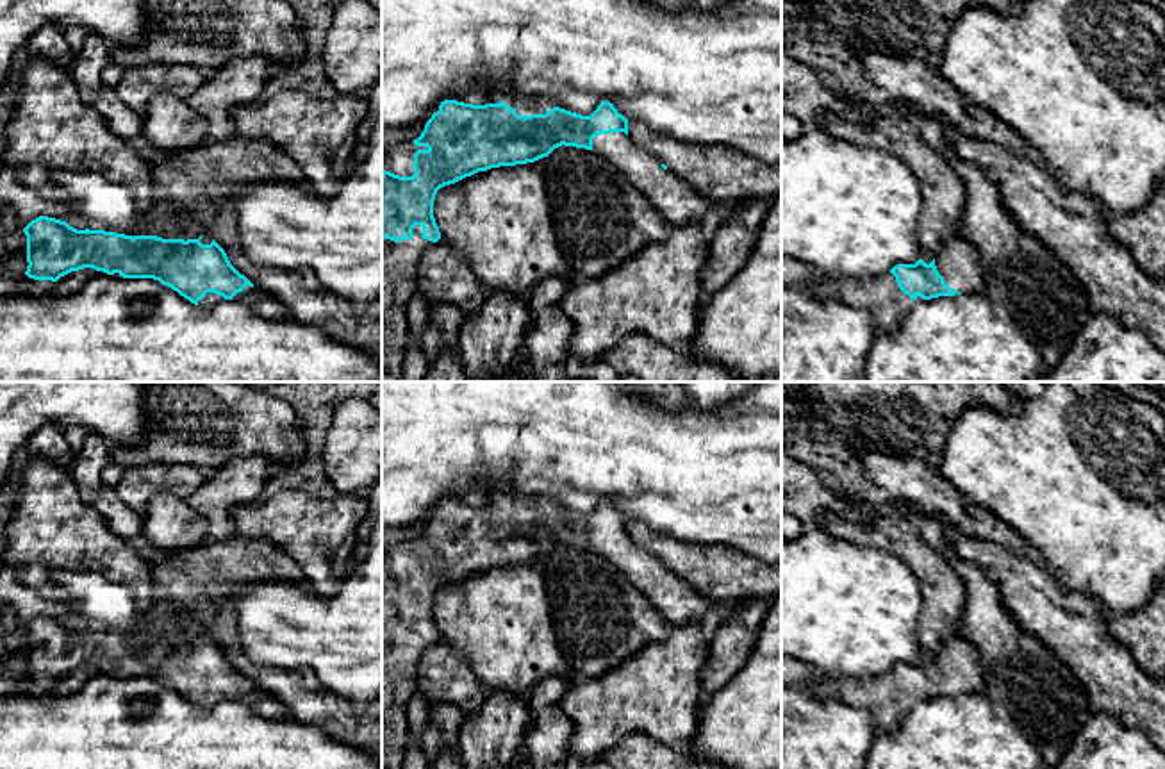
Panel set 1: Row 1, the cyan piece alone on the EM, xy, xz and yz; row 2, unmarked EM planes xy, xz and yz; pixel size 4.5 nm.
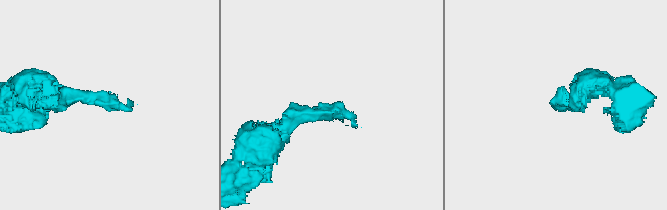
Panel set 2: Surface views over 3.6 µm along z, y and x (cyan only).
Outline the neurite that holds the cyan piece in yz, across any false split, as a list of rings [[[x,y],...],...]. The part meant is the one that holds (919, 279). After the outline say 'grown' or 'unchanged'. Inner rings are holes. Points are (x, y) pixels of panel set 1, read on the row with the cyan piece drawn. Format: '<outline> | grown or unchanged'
[[[962,236],[942,243],[930,264],[919,259],[865,280],[826,277],[810,287],[817,300],[840,300],[865,310],[878,332],[896,332],[921,300],[983,289],[981,253]]] | grown

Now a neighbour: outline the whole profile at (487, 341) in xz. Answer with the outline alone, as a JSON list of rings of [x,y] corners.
[[[491,293],[475,316],[464,318],[459,332],[460,362],[471,380],[503,378],[532,325],[526,296]]]

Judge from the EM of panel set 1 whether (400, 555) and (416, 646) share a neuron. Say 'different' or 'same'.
same

